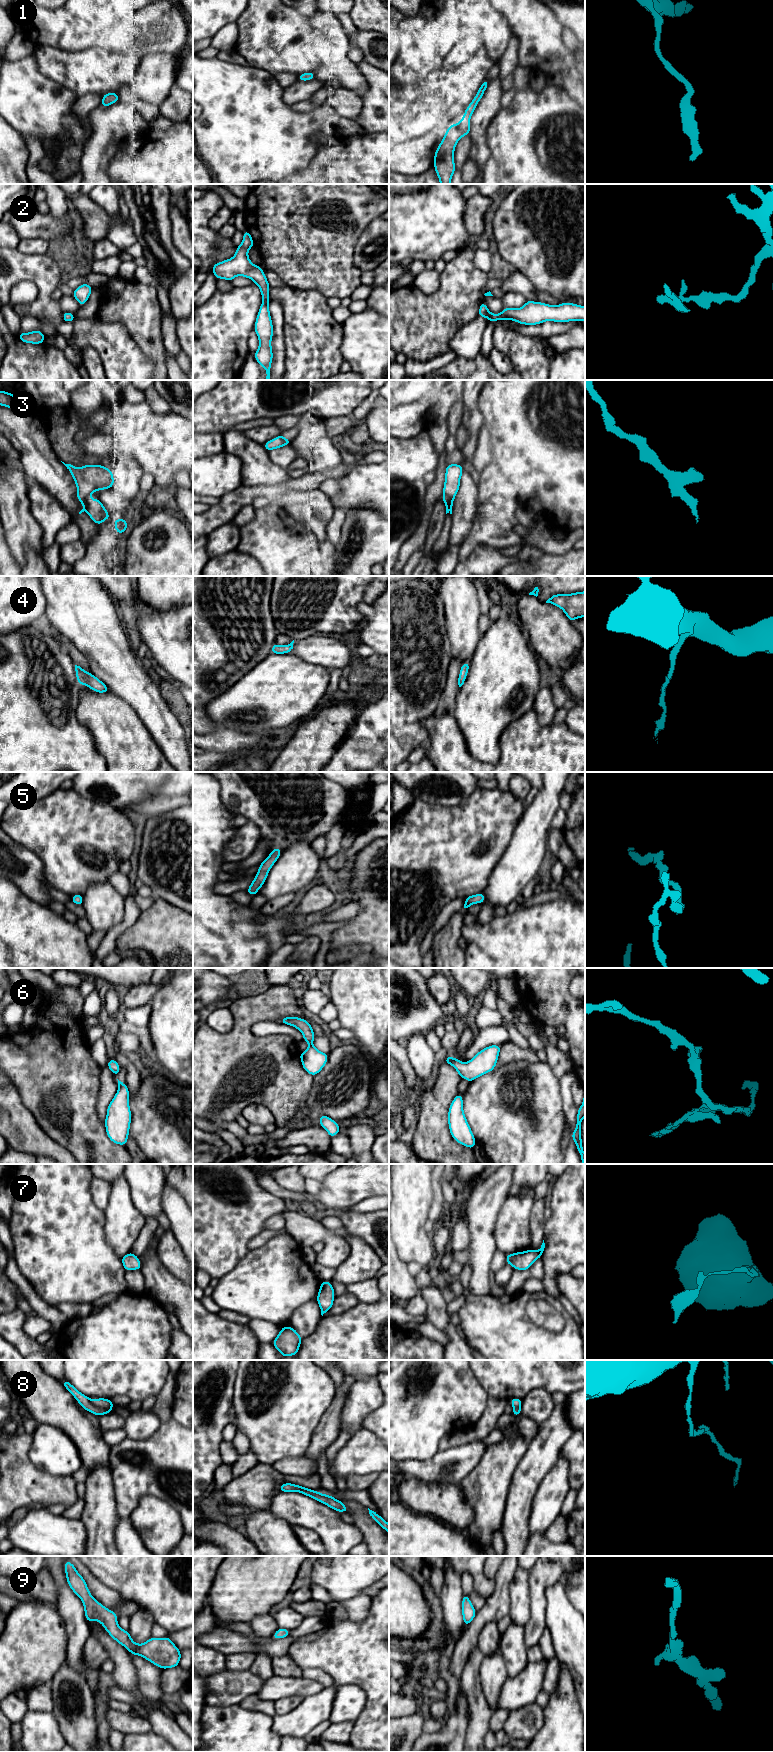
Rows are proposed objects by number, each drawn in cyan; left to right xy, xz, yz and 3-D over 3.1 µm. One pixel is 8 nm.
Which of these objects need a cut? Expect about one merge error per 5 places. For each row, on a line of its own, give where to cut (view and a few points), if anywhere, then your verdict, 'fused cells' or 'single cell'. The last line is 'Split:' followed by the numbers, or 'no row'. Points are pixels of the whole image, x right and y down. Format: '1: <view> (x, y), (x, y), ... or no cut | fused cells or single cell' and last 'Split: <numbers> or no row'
1: no cut | single cell
2: no cut | single cell
3: xy (89, 495), (86, 498), (85, 510) | fused cells
4: no cut | single cell
5: no cut | single cell
6: no cut | single cell
7: no cut | single cell
8: no cut | single cell
9: no cut | single cell
Split: 3

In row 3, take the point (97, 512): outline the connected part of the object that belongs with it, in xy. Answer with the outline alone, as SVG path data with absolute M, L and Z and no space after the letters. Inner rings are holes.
M86 498L86 511L90 519L98 525L101 525L106 519L111 519L107 509L104 507L100 499Z

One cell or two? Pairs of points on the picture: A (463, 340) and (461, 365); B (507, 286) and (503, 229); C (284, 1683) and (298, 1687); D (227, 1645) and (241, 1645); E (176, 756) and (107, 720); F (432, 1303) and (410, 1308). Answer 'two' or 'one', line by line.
A: two
B: two
C: one
D: one
E: two
F: two

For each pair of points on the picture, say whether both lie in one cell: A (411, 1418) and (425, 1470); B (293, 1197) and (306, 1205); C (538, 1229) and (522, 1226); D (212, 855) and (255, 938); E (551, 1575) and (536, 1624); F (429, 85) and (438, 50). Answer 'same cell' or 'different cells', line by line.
A: different cells
B: same cell
C: different cells
D: same cell
E: same cell
F: different cells

